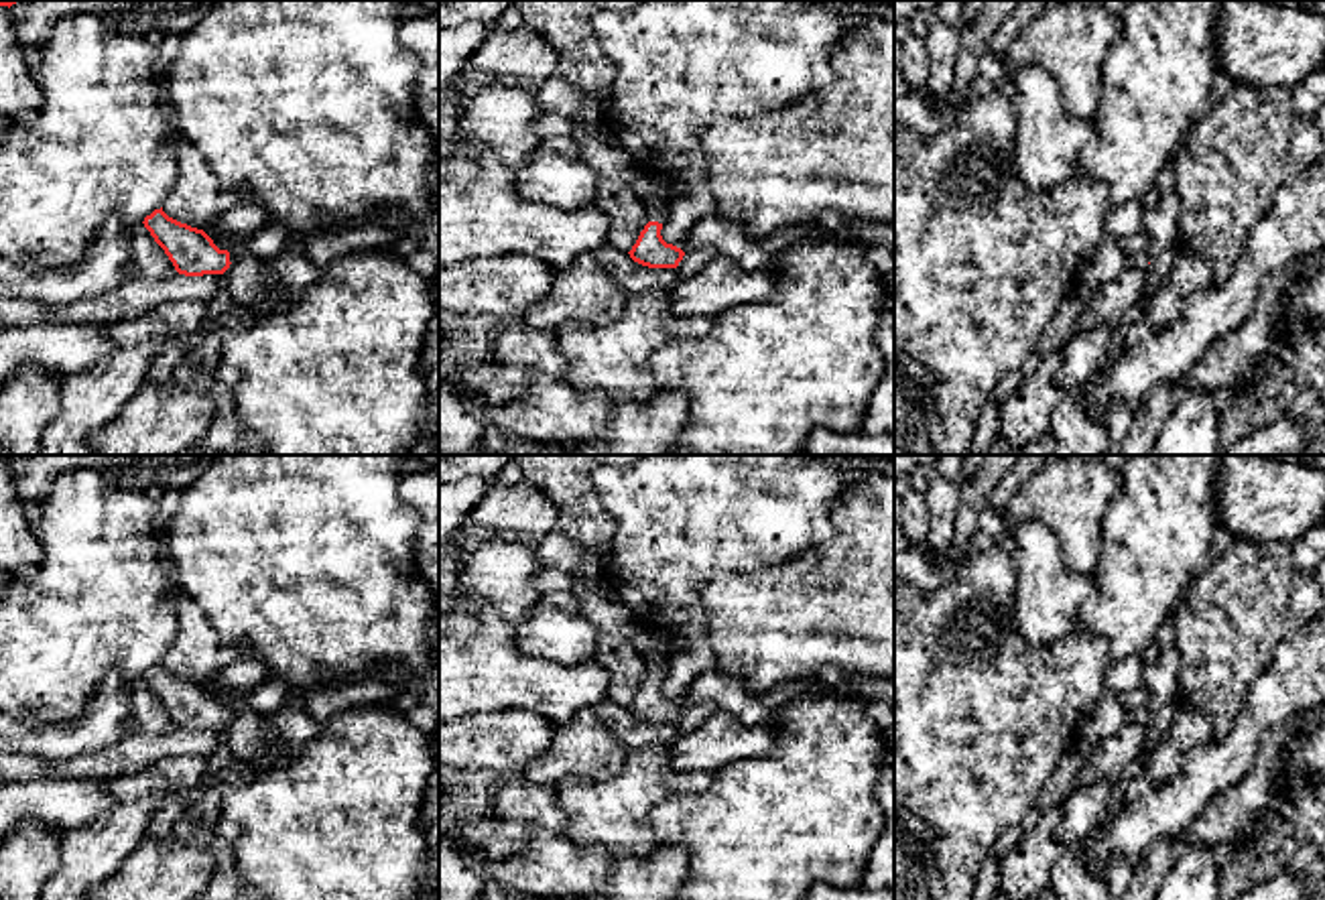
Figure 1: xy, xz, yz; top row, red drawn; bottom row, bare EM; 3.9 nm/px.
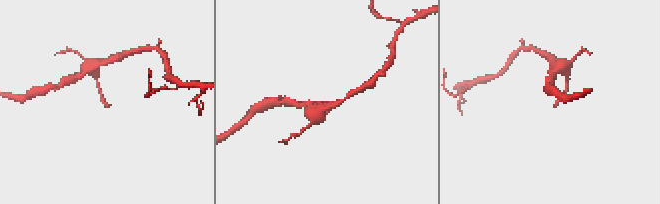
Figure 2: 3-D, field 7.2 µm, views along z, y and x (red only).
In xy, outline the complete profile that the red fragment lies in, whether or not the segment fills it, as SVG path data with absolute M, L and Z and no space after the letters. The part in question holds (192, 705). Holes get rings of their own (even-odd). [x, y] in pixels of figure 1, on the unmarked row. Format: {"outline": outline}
{"outline": "M163 662L146 670L142 679L179 729L224 729L232 719L230 707L219 705L203 685L169 672Z"}

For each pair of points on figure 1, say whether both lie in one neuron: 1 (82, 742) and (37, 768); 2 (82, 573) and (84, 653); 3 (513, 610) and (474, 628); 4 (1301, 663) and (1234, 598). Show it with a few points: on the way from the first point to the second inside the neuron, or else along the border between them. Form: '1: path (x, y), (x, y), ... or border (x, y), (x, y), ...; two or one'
1: border (102, 746), (70, 756), (21, 752); two
2: path (86, 594), (84, 632); one
3: border (460, 590), (468, 608), (492, 606), (513, 624); two
4: border (1303, 624), (1277, 645), (1273, 661), (1252, 681); two

